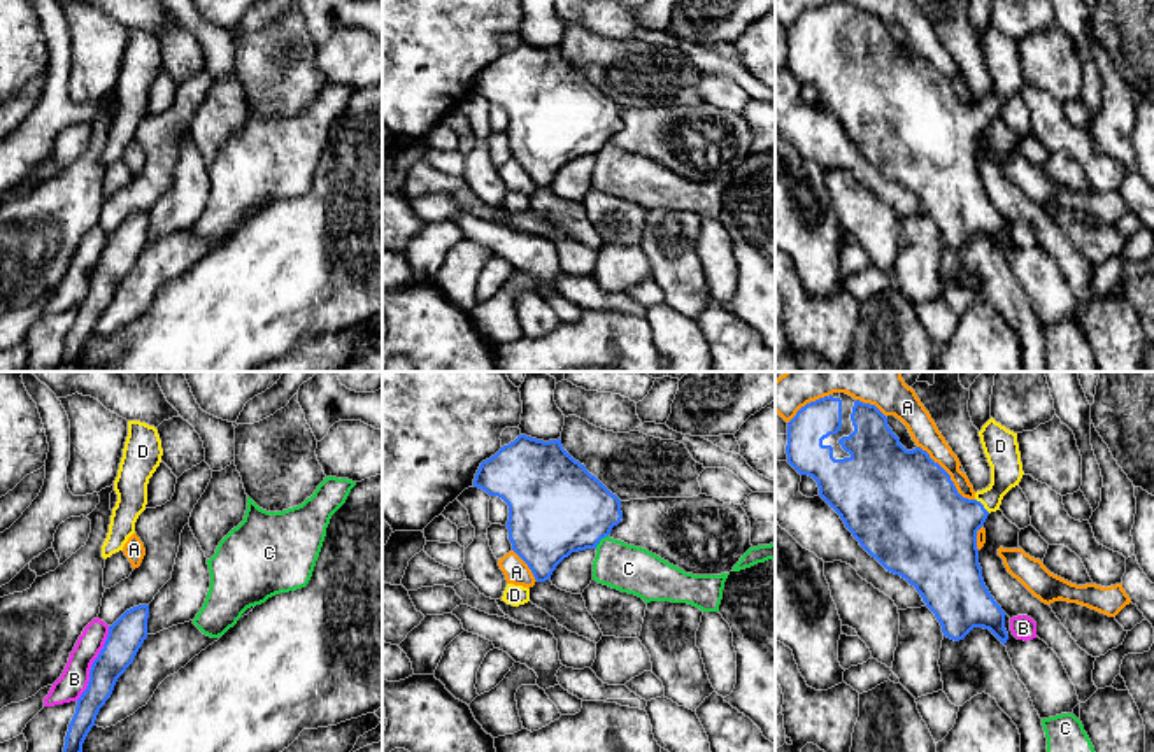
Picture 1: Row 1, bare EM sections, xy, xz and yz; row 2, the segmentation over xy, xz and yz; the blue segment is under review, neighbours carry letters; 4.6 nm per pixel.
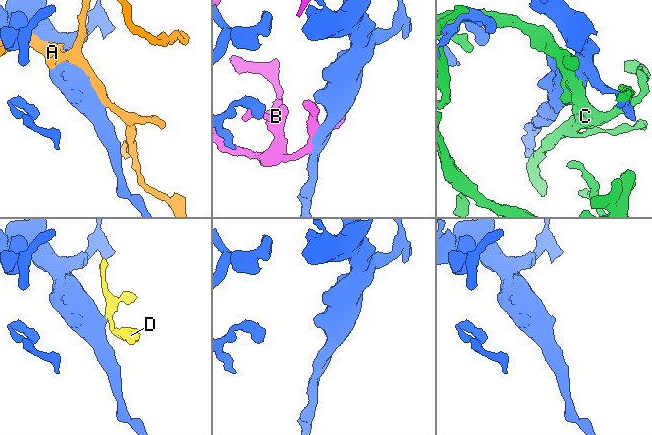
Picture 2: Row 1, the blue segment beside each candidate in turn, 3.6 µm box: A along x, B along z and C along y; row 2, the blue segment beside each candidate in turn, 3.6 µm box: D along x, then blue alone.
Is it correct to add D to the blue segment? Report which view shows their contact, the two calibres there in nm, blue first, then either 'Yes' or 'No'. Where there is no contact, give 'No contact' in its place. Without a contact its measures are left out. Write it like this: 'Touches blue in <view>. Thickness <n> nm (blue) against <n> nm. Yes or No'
Touches blue in yz. Thickness 400 nm (blue) against 150 nm. Yes

